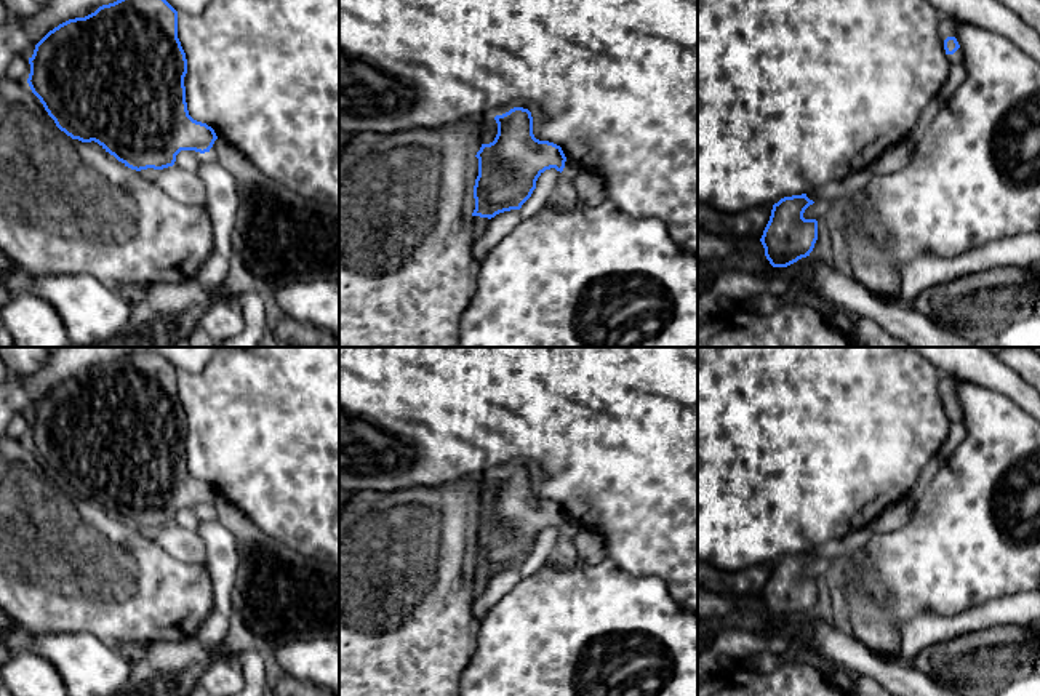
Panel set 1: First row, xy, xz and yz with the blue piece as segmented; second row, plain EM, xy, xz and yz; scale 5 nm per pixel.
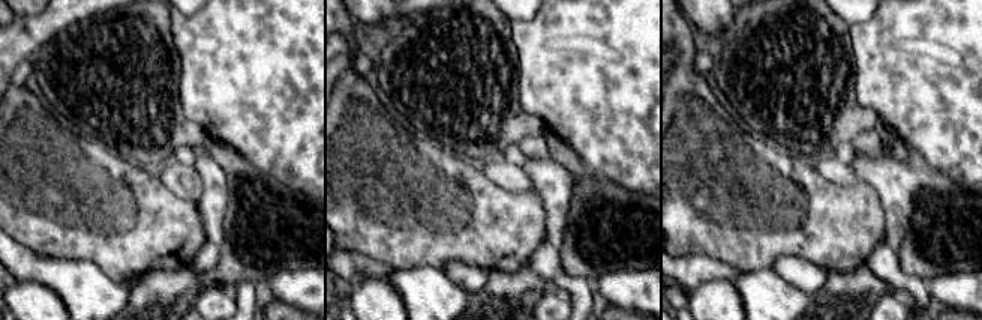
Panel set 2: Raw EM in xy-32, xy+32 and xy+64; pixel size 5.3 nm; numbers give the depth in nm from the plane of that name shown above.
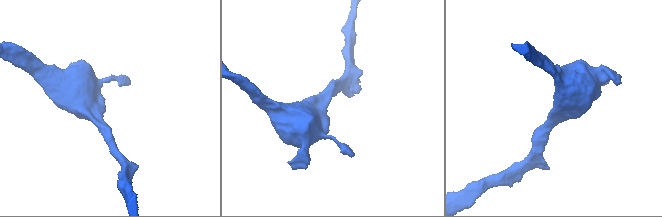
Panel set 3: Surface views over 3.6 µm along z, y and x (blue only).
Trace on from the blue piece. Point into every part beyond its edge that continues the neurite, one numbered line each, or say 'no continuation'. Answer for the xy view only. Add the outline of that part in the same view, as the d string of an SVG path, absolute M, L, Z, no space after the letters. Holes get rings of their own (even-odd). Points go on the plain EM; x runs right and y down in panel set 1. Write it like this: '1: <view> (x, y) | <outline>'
no continuation

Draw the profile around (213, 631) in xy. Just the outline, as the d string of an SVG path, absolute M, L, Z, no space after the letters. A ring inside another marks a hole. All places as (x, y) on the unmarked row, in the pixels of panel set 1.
M213 610L197 630L202 643L213 648L224 645L229 632L229 619L219 611Z

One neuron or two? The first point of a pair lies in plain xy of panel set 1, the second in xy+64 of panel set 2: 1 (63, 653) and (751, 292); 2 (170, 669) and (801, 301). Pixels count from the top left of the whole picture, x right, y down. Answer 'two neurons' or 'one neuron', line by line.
1: one neuron
2: two neurons

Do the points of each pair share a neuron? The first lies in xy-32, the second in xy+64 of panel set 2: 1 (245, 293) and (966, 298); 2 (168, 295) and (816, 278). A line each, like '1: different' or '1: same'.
1: different
2: different

